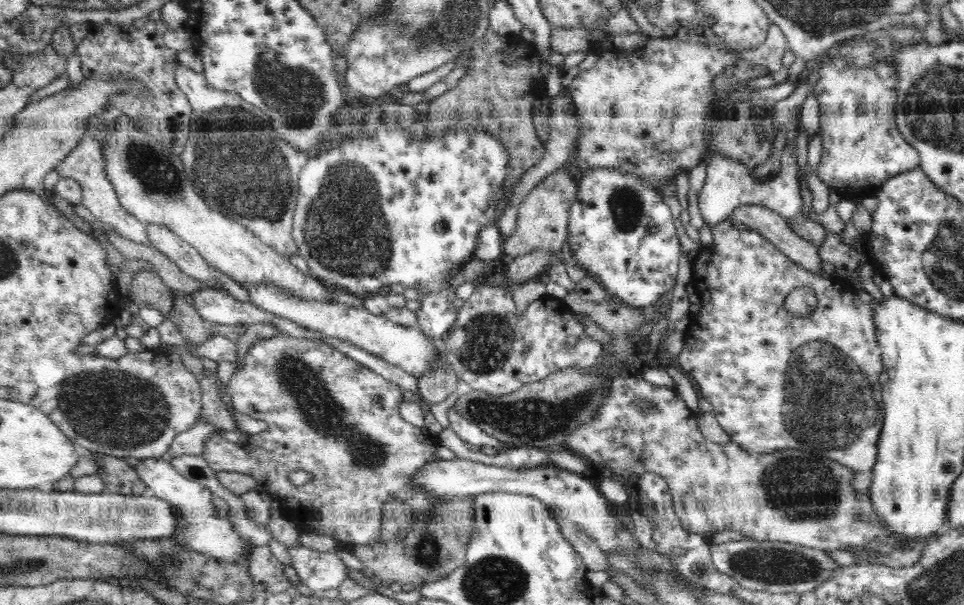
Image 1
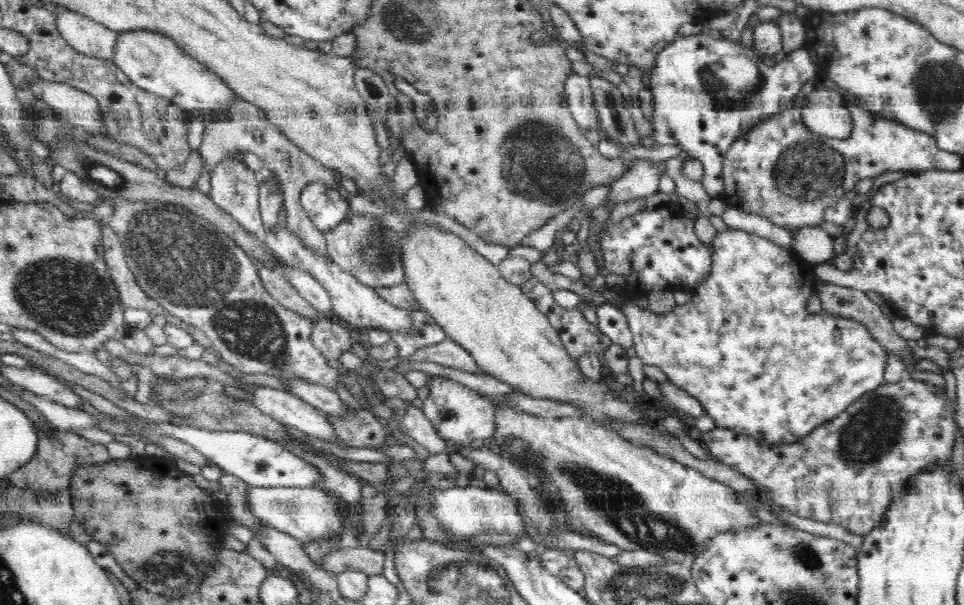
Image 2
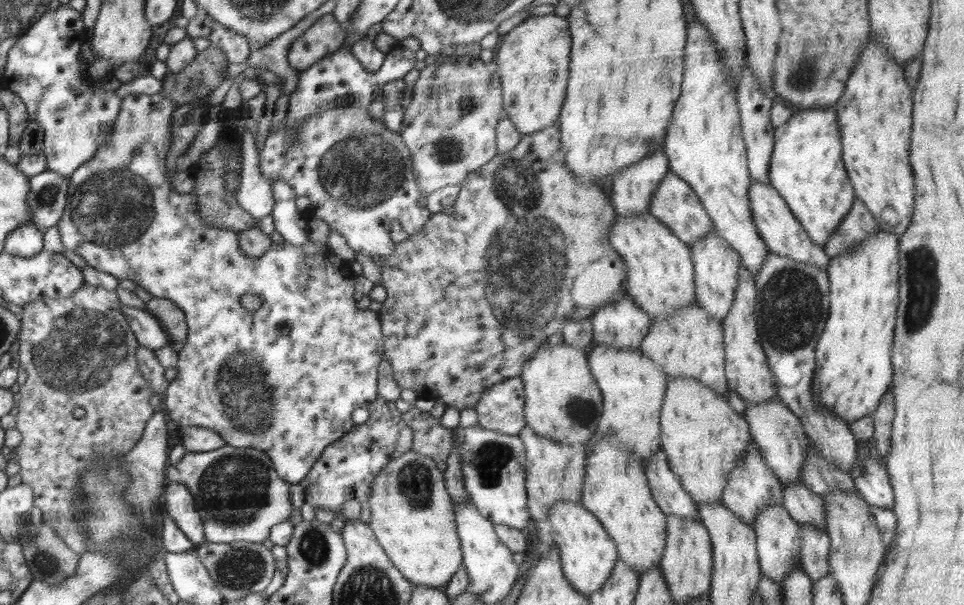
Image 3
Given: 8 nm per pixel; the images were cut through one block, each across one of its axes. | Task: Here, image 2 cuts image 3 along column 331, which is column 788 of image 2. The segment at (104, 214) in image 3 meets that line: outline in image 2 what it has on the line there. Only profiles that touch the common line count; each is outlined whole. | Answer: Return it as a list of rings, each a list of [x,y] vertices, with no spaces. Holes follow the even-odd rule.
[[[727,229],[726,231],[717,232],[714,240],[710,244],[712,253],[712,268],[705,281],[692,292],[692,297],[684,305],[676,305],[666,314],[654,314],[648,308],[641,310],[630,299],[629,303],[619,300],[620,293],[611,288],[599,289],[592,283],[592,276],[582,274],[581,283],[591,286],[596,292],[602,293],[608,303],[616,305],[626,315],[629,323],[629,330],[633,335],[632,350],[640,358],[644,365],[656,366],[668,378],[670,383],[692,397],[696,398],[704,407],[705,415],[710,416],[718,428],[728,428],[735,430],[738,434],[753,436],[755,439],[761,439],[769,444],[794,444],[800,442],[804,436],[810,434],[818,426],[832,420],[833,417],[844,412],[852,402],[858,401],[864,394],[875,390],[877,387],[884,385],[884,370],[888,364],[889,354],[885,352],[880,342],[876,341],[868,328],[862,323],[854,321],[852,318],[841,318],[840,315],[831,315],[828,311],[822,309],[819,313],[810,313],[806,311],[810,296],[816,294],[816,284],[814,281],[814,272],[802,272],[798,265],[800,257],[797,252],[790,252],[776,245],[772,240],[750,234],[744,230]]]

